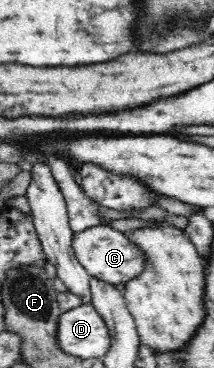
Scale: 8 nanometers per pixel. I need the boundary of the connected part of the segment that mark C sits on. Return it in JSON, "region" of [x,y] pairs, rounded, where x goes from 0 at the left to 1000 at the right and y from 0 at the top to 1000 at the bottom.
{"region":[[[458,609],[336,641],[336,682],[364,712],[411,736],[425,753],[486,769],[547,774],[636,755],[673,734],[673,698],[617,655],[598,655],[584,633],[523,622],[509,611]]]}

